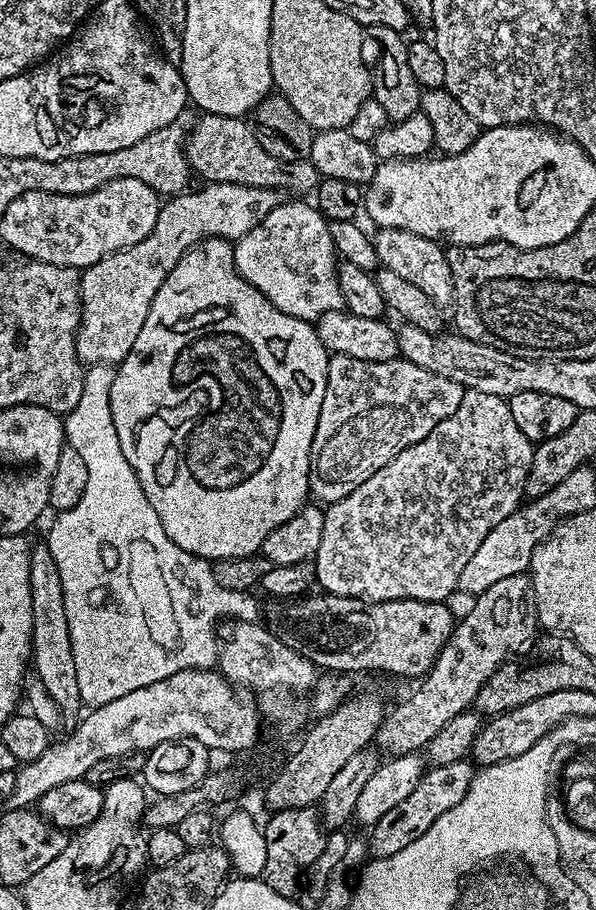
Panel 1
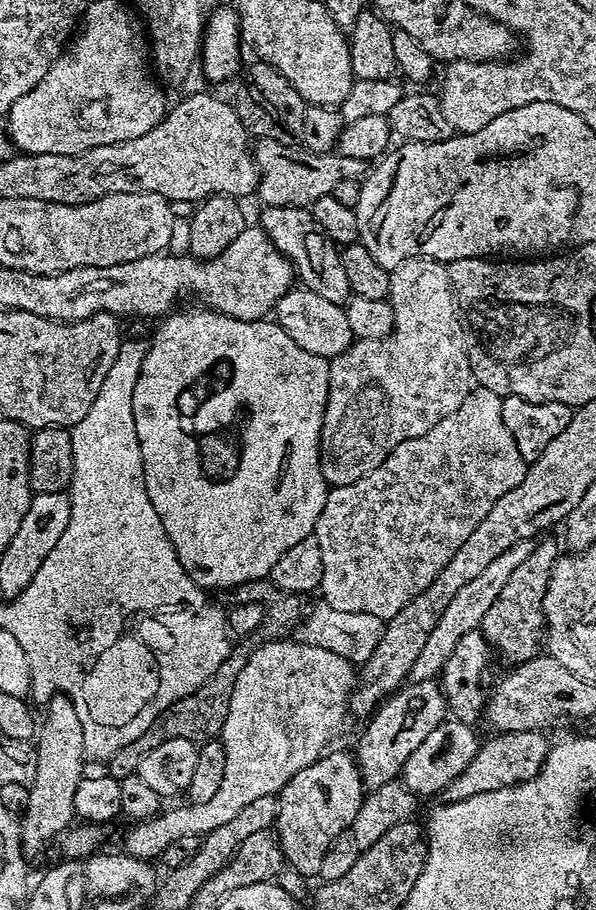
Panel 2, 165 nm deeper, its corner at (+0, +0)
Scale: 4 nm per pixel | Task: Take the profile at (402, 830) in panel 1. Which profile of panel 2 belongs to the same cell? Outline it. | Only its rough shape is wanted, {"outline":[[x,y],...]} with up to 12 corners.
{"outline":[[497,732],[444,789],[449,804],[534,778],[550,742]]}

